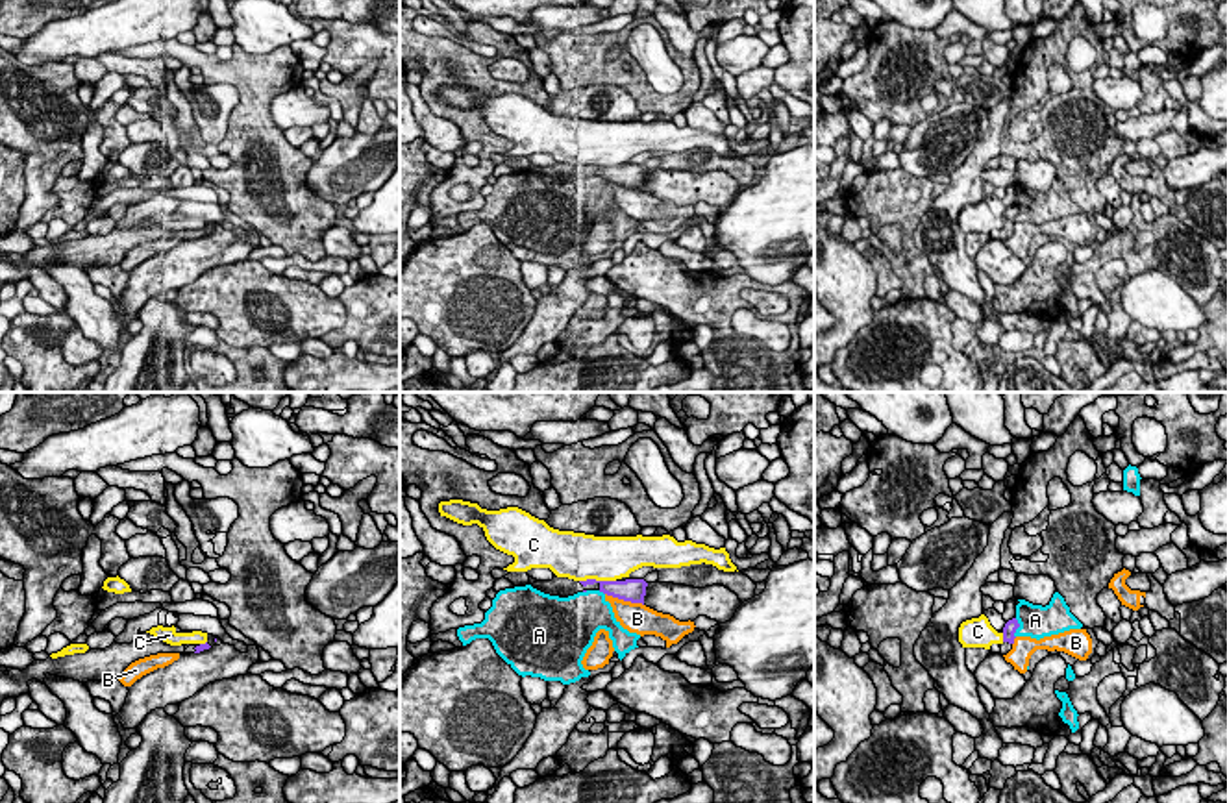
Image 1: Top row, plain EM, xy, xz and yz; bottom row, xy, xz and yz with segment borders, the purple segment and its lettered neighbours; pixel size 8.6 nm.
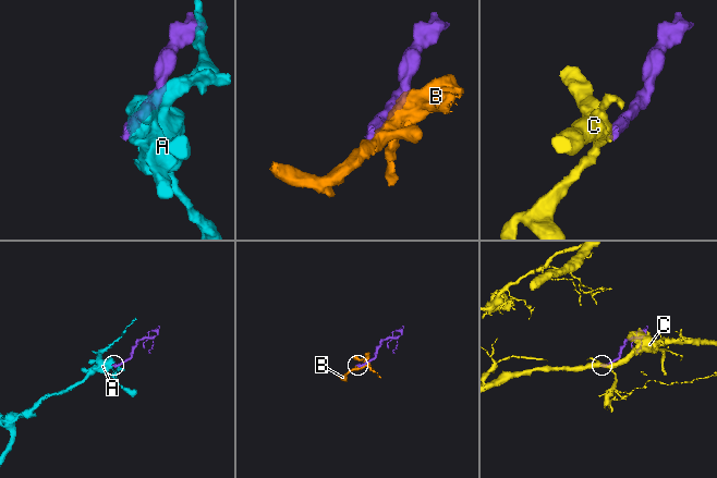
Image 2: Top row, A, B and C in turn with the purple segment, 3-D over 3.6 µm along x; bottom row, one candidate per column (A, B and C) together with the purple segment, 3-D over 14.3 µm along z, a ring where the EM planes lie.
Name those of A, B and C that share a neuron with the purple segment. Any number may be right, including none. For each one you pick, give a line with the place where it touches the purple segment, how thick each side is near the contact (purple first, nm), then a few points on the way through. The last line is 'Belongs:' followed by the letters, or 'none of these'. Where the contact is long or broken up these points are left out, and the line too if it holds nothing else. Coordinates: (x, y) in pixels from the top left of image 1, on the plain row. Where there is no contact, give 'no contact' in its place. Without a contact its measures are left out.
Belongs: none of these

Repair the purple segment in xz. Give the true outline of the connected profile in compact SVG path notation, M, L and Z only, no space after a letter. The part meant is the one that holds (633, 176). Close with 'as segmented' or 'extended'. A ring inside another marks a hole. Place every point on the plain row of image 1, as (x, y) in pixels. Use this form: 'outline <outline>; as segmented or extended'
outline M553 163L552 167L537 167L531 170L533 174L559 183L568 183L583 176L600 176L607 181L631 187L631 189L642 189L646 181L648 168L644 165L626 165L626 167L574 167L568 163Z; extended

